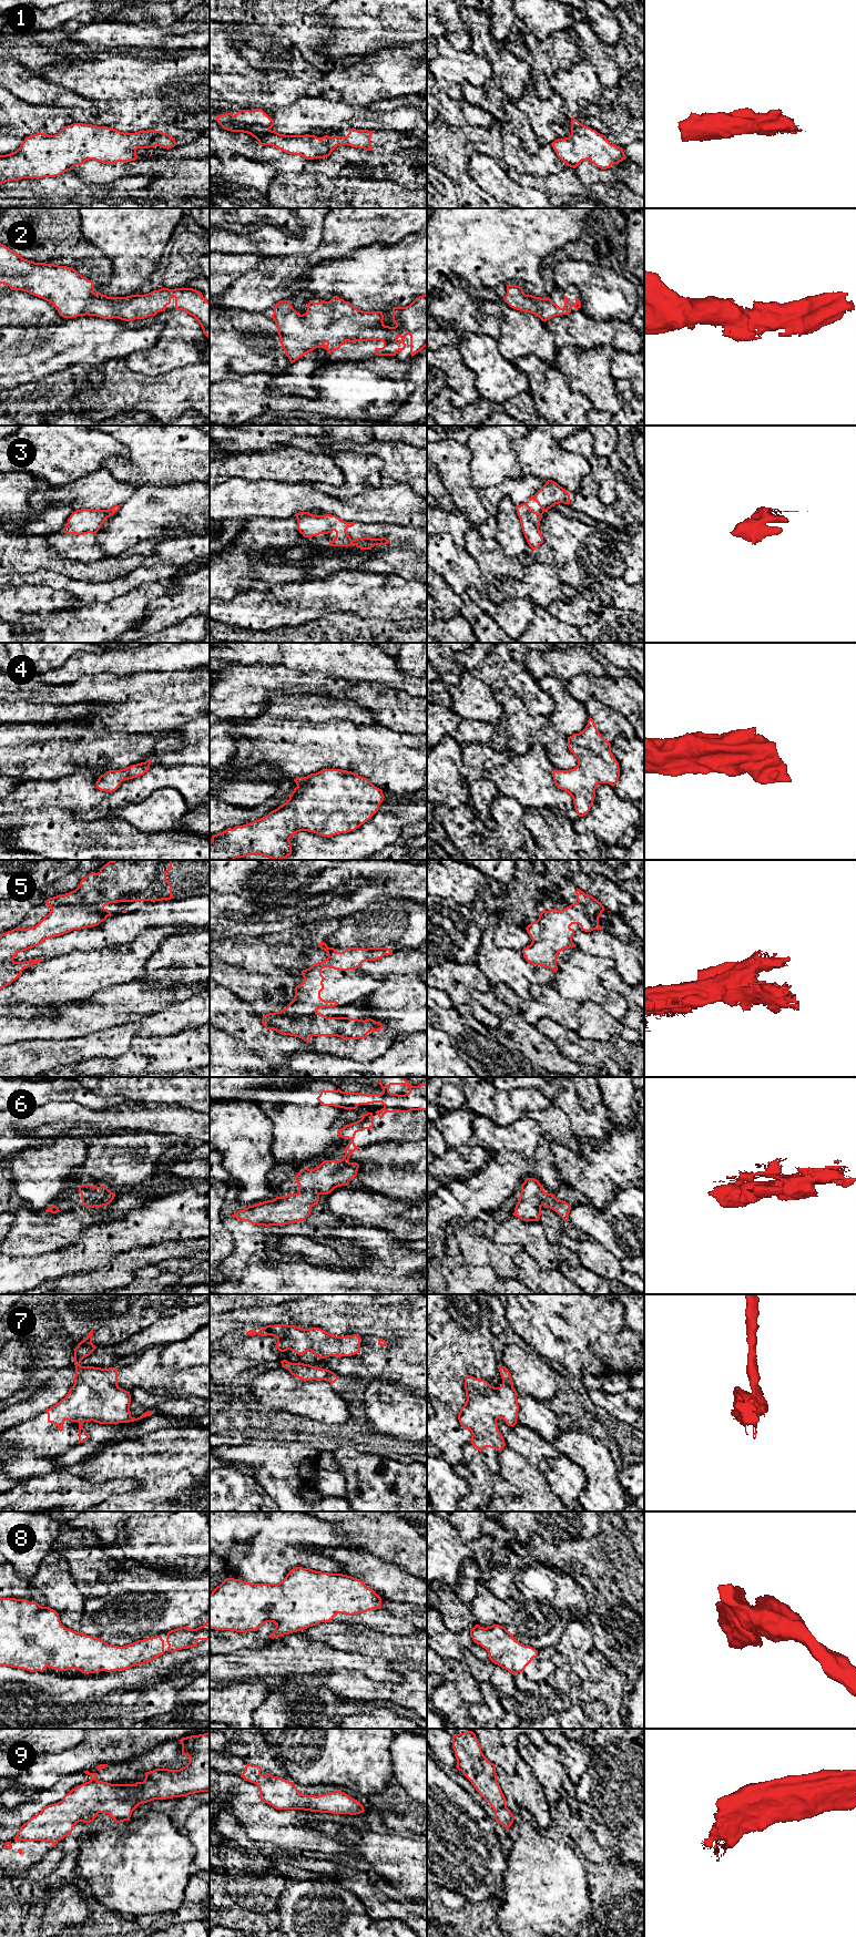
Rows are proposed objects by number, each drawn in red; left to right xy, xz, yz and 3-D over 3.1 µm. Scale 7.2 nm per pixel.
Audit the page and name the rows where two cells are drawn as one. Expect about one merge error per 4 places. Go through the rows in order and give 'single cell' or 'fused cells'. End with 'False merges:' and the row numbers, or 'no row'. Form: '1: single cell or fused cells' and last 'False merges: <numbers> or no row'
1: single cell
2: single cell
3: single cell
4: single cell
5: fused cells
6: single cell
7: single cell
8: single cell
9: single cell
False merges: 5

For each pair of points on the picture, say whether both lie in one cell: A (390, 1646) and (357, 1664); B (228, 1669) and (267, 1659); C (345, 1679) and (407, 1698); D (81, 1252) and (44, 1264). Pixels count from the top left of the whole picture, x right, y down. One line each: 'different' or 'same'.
A: different
B: same
C: same
D: same

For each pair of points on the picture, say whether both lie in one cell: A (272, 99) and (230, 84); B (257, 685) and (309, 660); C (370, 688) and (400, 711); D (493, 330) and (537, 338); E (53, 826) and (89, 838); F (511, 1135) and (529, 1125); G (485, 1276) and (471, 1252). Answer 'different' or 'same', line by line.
A: same
B: different
C: same
D: different
E: same
F: same
G: different

